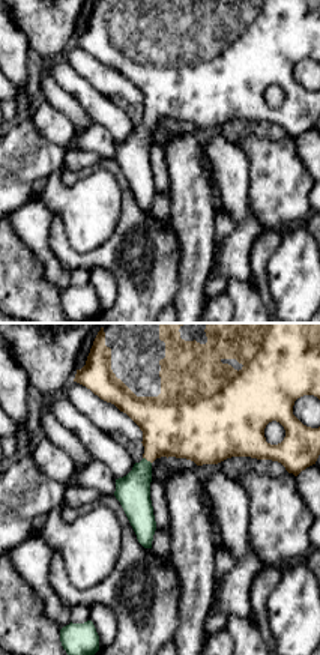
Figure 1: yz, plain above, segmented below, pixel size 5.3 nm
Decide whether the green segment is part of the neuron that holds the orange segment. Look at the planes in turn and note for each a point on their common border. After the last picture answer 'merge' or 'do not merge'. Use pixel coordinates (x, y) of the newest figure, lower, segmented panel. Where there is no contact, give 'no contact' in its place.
(147, 460)

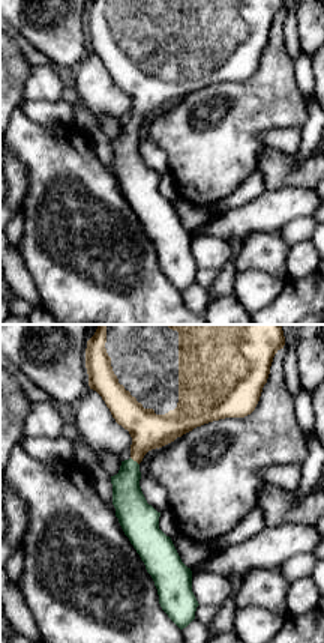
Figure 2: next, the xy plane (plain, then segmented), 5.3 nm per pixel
(135, 460)

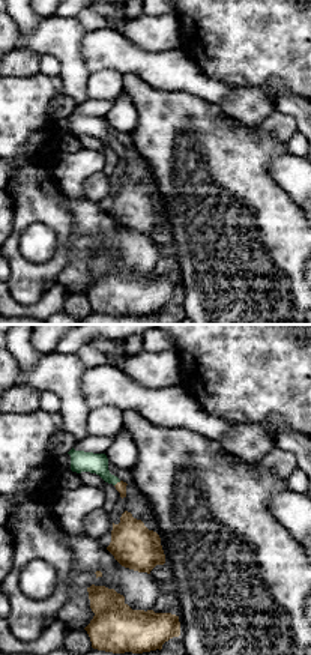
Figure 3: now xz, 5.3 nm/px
(117, 482)

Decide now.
merge

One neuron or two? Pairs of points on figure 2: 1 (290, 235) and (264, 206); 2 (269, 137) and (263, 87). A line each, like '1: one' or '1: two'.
1: two
2: two

